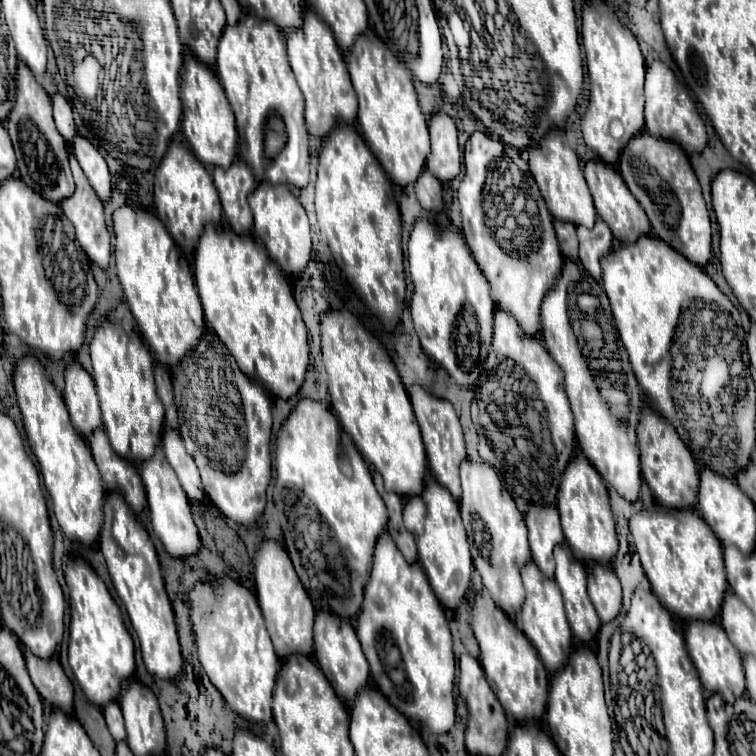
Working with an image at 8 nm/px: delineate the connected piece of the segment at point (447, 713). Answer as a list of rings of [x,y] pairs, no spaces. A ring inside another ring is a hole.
[[[387,531],[375,545],[373,569],[355,631],[369,661],[371,677],[389,703],[409,721],[427,725],[431,733],[451,733],[457,723],[457,707],[453,695],[455,659],[449,621],[421,565],[409,565]]]

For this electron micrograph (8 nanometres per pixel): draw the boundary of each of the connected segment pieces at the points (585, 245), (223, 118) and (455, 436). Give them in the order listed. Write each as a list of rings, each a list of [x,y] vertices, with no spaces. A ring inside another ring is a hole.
[[[597,221],[593,229],[577,227],[579,237],[579,261],[585,271],[599,281],[601,279],[601,257],[607,255],[613,247],[613,235],[603,221]]]
[[[187,57],[183,75],[181,75],[181,101],[183,101],[183,117],[181,117],[181,129],[183,135],[195,153],[195,157],[203,165],[213,167],[229,167],[235,159],[237,151],[237,129],[233,111],[229,107],[229,101],[225,97],[225,91],[221,83],[217,81],[215,73],[195,57]]]
[[[413,385],[409,395],[411,395],[411,405],[413,405],[413,411],[415,411],[417,423],[421,427],[421,435],[423,435],[423,443],[425,443],[425,451],[427,451],[429,471],[433,473],[435,481],[439,485],[443,485],[445,489],[449,489],[449,493],[459,501],[461,499],[459,465],[461,465],[463,459],[467,459],[467,449],[465,449],[459,417],[457,417],[455,409],[449,401],[441,401],[439,397],[427,393],[419,385]]]

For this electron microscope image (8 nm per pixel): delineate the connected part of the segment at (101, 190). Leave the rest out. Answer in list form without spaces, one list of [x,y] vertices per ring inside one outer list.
[[[77,135],[73,141],[73,153],[75,153],[85,177],[89,179],[91,187],[95,189],[97,197],[101,201],[107,201],[111,197],[111,175],[109,175],[107,163],[101,157],[101,153],[81,135]]]

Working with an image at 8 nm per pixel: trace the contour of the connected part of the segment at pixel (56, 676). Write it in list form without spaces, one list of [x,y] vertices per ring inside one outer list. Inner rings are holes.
[[[25,653],[27,671],[41,699],[61,709],[65,715],[73,713],[73,685],[63,673],[57,659],[39,659],[33,653]]]

